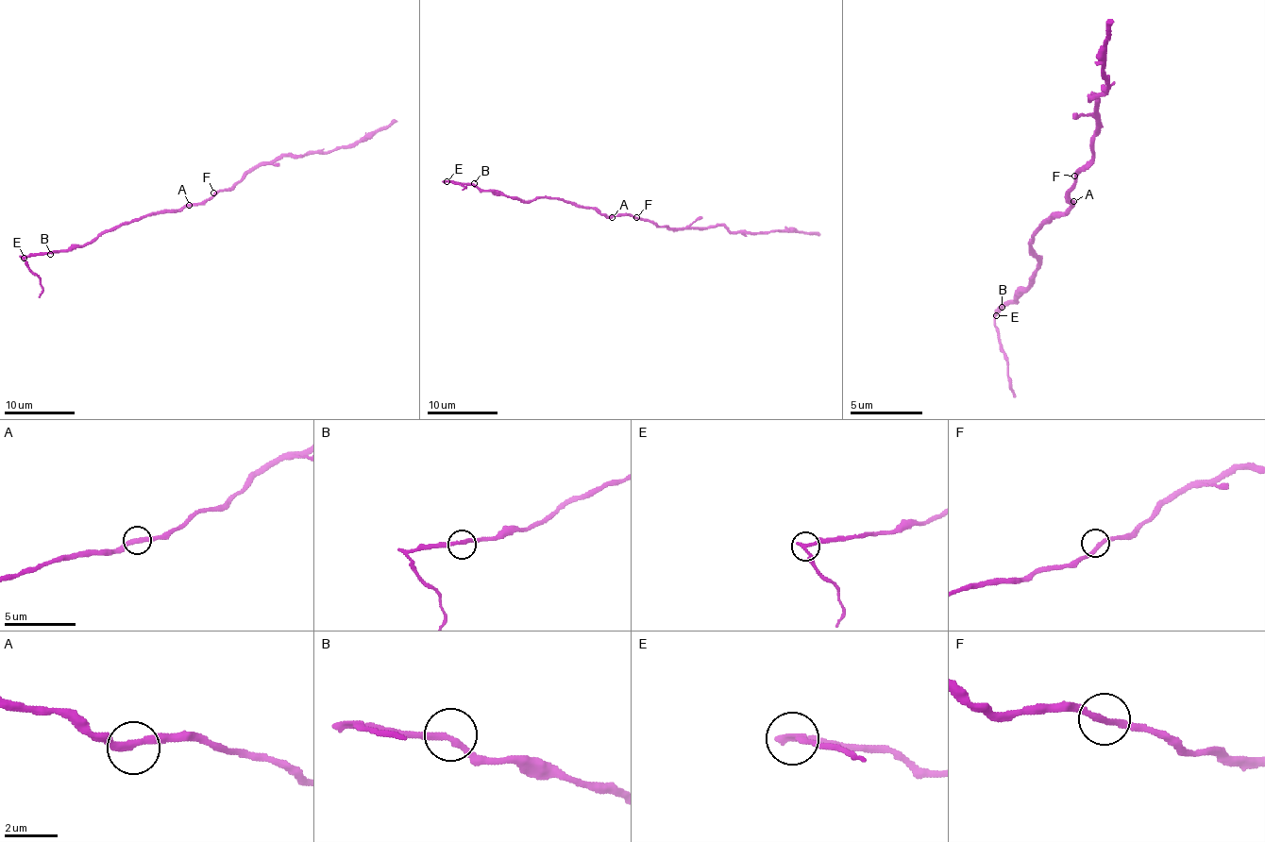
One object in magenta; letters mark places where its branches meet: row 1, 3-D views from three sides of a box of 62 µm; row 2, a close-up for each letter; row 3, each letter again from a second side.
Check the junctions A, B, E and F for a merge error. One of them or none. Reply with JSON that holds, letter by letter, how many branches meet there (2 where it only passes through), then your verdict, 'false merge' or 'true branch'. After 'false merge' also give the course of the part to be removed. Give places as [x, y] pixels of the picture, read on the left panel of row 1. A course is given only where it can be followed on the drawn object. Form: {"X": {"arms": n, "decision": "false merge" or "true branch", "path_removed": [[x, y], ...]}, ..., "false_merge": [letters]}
{"A": {"arms": 2, "decision": "true branch"}, "B": {"arms": 2, "decision": "true branch"}, "E": {"arms": 2, "decision": "false merge", "path_removed": [[25, 257], [25, 266], [40, 279], [42, 294], [38, 297]]}, "F": {"arms": 2, "decision": "true branch"}, "false_merge": ["E"]}

